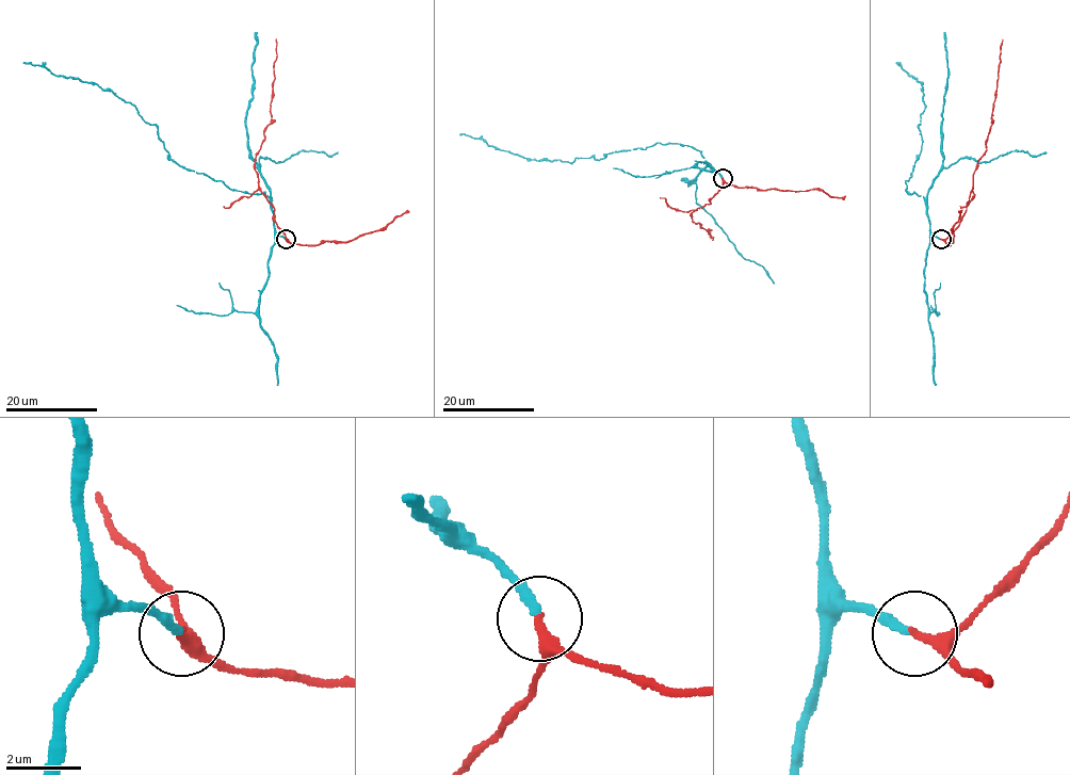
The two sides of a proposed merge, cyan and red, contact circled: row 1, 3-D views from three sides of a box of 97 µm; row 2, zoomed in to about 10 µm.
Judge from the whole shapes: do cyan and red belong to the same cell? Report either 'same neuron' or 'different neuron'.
same neuron

